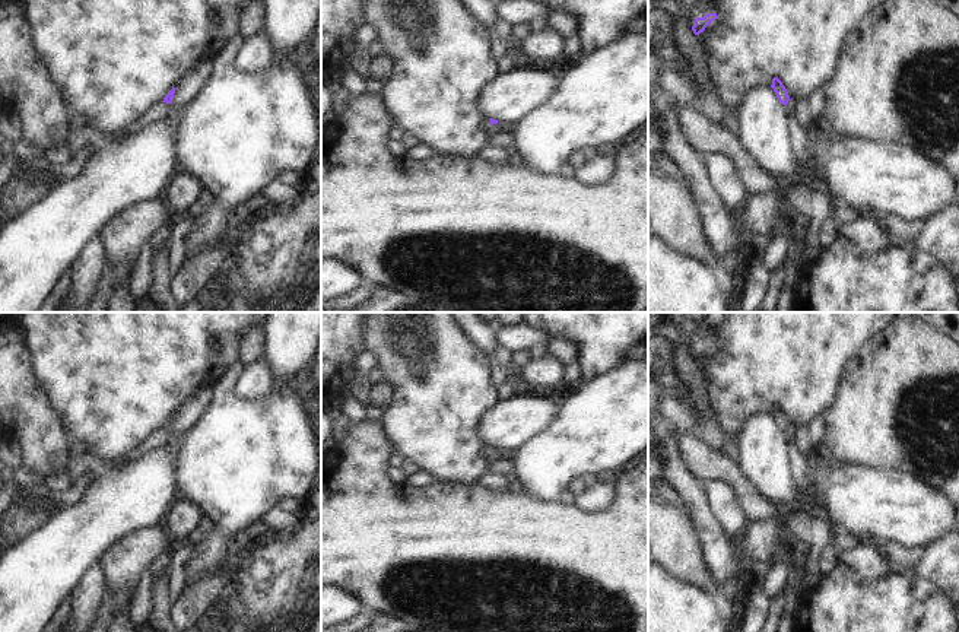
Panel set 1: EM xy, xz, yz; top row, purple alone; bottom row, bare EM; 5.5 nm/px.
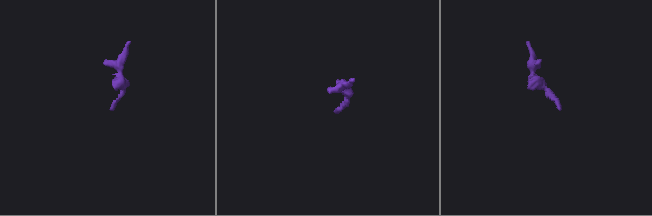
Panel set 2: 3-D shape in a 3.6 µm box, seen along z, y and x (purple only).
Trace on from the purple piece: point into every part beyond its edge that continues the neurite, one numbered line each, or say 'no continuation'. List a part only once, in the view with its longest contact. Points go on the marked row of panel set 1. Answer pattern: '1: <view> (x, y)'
1: xy (86, 136)

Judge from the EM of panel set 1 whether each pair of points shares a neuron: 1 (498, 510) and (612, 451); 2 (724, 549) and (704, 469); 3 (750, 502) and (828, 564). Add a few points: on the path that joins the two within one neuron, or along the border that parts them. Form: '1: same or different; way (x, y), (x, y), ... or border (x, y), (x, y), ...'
1: different; border (515, 488), (540, 499), (556, 501)
2: different; border (682, 456), (685, 467), (704, 483)
3: different; border (829, 546), (822, 552), (815, 569)

